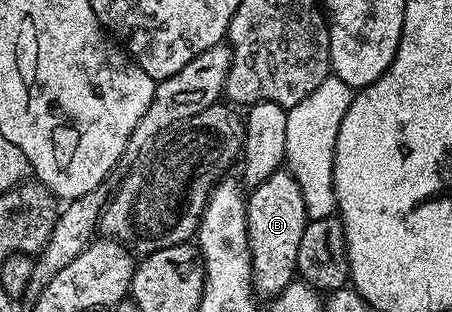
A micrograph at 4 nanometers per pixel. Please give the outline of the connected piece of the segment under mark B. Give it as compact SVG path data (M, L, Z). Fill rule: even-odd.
M287 169L276 170L262 184L251 187L246 198L246 224L252 253L252 284L257 295L280 294L297 277L298 246L309 221L302 188L298 188L298 180Z

